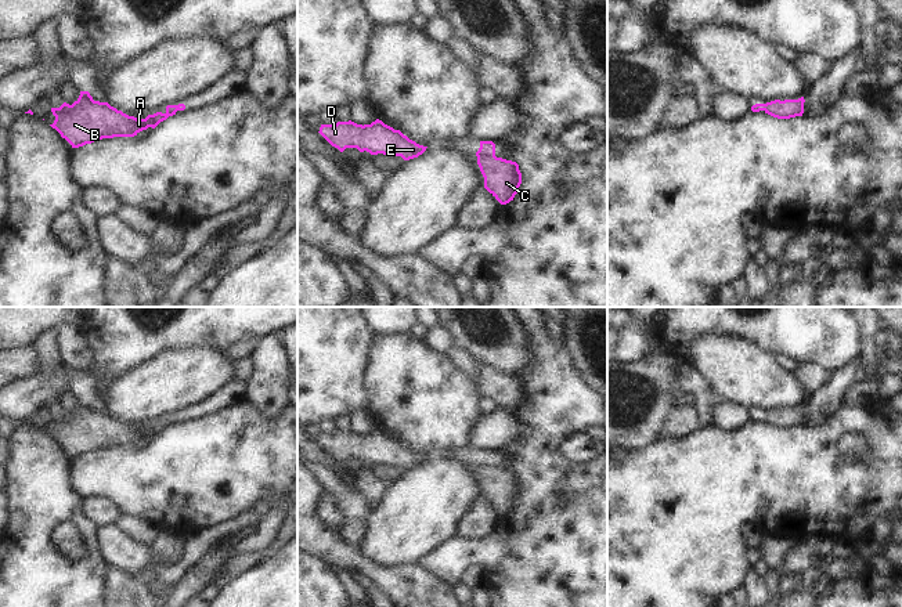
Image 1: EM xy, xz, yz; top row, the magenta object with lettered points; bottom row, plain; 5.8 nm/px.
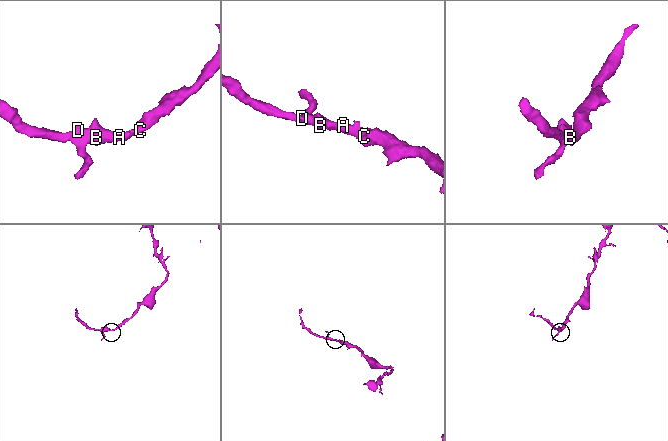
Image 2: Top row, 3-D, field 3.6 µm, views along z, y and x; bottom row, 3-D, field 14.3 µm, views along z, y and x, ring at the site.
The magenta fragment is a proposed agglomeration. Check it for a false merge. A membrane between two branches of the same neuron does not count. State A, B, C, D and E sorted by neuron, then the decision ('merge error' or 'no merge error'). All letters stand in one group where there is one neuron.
A B C D E; no merge error

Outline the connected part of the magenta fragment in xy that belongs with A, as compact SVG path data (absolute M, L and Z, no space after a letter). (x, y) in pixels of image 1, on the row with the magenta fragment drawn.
M80 91L79 98L72 104L64 102L59 108L51 108L55 120L50 124L72 148L102 138L134 137L148 127L155 129L185 105L167 105L166 112L148 115L145 119L129 116L111 106L108 102L94 101L89 91Z

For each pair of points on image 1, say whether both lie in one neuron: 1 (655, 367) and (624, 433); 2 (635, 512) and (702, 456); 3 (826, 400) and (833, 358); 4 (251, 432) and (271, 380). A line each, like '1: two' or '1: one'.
1: one
2: one
3: two
4: two

